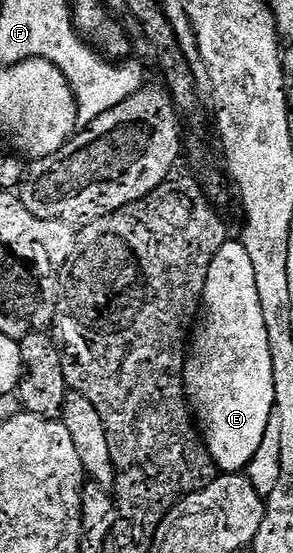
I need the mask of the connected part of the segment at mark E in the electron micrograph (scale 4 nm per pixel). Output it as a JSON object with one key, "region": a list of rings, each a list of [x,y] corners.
{"region":[[[228,242],[221,246],[221,250],[217,250],[209,266],[201,308],[201,323],[190,337],[187,362],[183,366],[183,387],[187,389],[187,403],[201,429],[203,442],[216,469],[223,474],[239,474],[257,454],[266,428],[275,416],[269,330],[265,326],[265,314],[261,314],[261,298],[257,294],[257,278],[253,278],[253,262],[242,243]]]}

